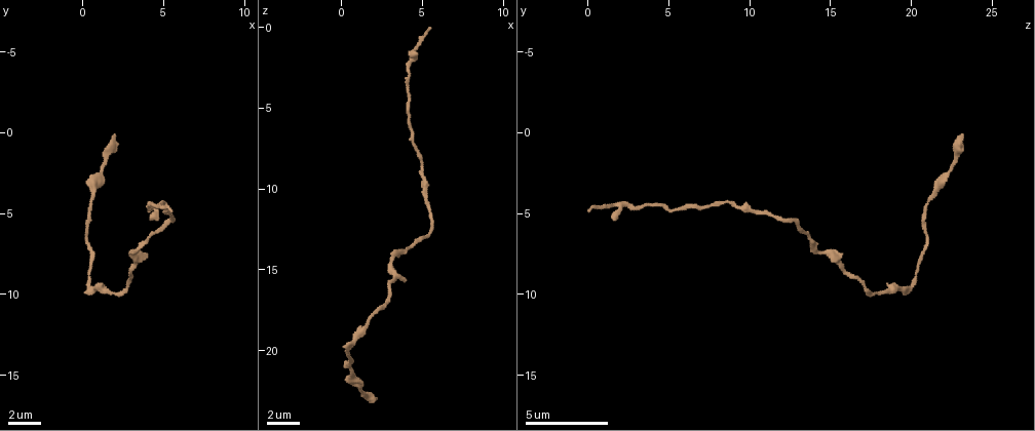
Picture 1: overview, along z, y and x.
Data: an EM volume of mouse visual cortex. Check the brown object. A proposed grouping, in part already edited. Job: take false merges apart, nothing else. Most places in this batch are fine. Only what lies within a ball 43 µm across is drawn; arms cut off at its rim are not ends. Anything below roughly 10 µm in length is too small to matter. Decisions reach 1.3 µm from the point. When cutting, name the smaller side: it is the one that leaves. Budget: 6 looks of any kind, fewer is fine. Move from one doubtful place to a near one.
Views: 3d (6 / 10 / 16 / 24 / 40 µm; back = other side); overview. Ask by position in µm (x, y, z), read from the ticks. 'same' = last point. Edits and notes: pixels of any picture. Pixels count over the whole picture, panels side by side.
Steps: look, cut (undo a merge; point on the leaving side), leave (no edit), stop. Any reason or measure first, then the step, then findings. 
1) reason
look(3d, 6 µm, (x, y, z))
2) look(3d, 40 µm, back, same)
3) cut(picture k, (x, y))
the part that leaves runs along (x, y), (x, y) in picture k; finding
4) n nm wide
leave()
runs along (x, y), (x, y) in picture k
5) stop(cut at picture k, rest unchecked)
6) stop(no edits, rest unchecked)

sudden change in width
look(3d, 6 µm, (4.9, 4.5, 9.1))

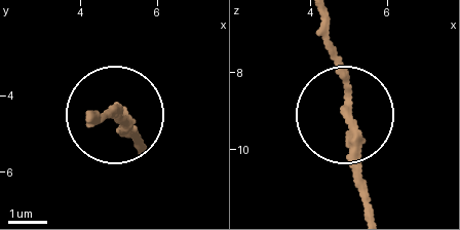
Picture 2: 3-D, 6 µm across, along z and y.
leave()
runs along (138, 150), (118, 104), (99, 114) in picture 2; one cell here

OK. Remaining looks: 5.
look(3d, 10 µm, (3.1, 7.4, 14.9))

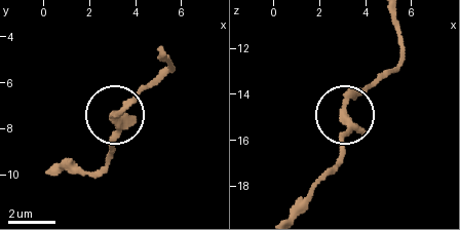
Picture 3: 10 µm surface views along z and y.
leave()
all the same cell

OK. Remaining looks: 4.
calibre changes
look(3d, 10 µm, (0.5, 9.5, 20.0))

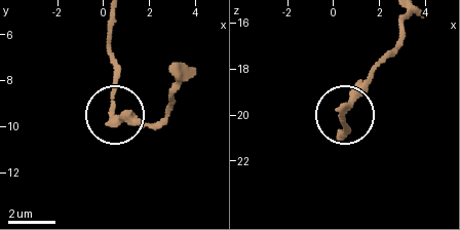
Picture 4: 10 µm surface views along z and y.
leave()
runs along (405, 16), (398, 40), (342, 117), (342, 135) in picture 4; all the same cell

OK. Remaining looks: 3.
stop(no edits, rest unchecked)

